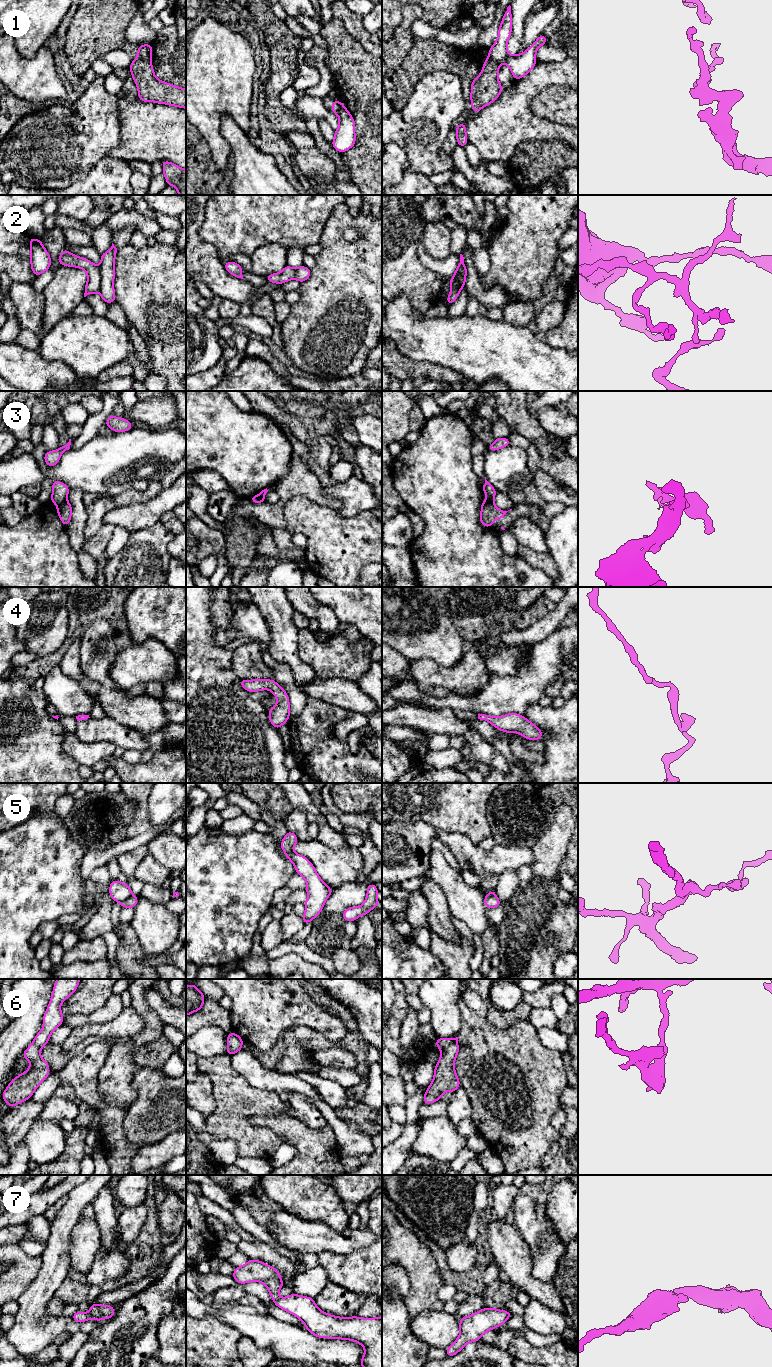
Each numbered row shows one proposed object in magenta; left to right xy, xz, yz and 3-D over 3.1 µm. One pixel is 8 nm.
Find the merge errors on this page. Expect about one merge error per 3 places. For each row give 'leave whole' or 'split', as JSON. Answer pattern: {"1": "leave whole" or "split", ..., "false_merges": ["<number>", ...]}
{"1": "split", "2": "split", "3": "split", "4": "leave whole", "5": "split", "6": "split", "7": "leave whole", "false_merges": ["1", "2", "3", "5", "6"]}

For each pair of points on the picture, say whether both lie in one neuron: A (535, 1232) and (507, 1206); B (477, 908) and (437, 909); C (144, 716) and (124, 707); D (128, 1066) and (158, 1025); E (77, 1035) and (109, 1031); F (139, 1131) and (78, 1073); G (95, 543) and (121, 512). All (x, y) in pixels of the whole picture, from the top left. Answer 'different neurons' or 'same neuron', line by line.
A: different neurons
B: different neurons
C: same neuron
D: same neuron
E: same neuron
F: different neurons
G: different neurons

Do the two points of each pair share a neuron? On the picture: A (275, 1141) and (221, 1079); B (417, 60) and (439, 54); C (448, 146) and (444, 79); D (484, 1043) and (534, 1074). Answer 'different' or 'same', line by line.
A: same
B: same
C: different
D: same

